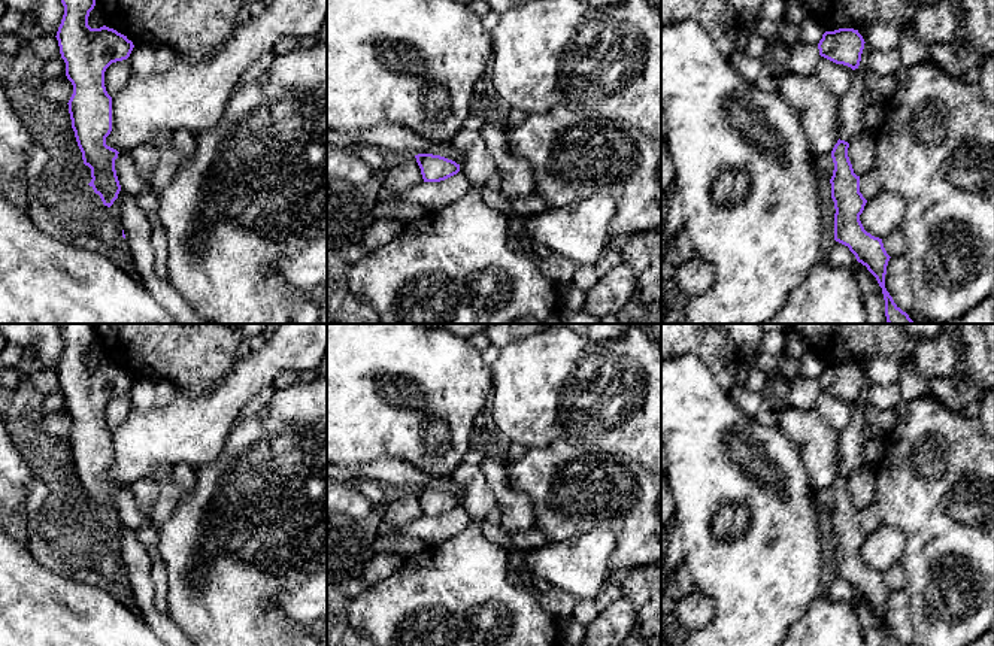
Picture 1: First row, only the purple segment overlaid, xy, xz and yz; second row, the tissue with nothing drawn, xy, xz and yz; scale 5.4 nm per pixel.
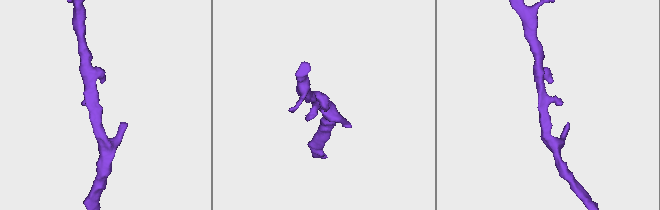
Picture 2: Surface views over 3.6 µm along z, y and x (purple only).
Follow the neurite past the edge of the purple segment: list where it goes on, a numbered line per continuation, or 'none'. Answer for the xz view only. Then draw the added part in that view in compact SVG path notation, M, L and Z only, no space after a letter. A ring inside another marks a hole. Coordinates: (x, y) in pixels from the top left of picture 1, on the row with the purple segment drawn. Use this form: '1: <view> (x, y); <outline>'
none

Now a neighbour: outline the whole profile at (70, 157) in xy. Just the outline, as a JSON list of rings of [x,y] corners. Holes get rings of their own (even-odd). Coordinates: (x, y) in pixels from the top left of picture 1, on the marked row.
[[[72,127],[61,134],[60,151],[57,155],[57,172],[64,178],[64,181],[81,184],[75,170],[84,164],[84,160]]]

